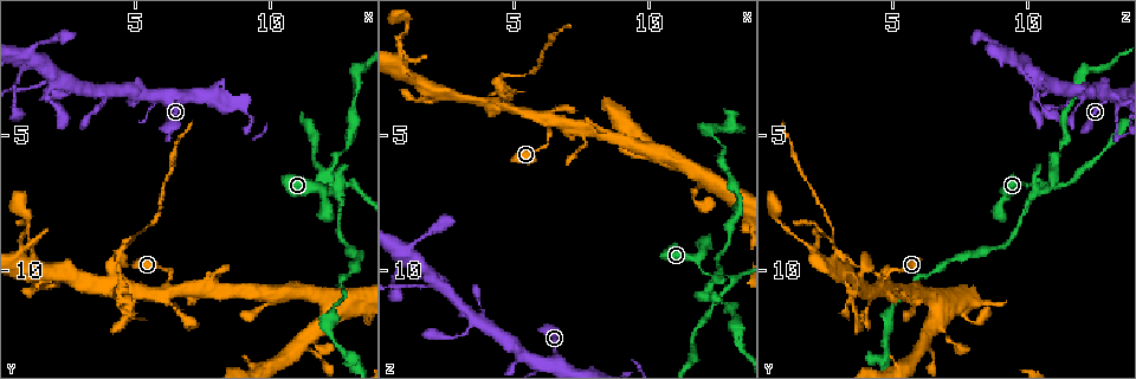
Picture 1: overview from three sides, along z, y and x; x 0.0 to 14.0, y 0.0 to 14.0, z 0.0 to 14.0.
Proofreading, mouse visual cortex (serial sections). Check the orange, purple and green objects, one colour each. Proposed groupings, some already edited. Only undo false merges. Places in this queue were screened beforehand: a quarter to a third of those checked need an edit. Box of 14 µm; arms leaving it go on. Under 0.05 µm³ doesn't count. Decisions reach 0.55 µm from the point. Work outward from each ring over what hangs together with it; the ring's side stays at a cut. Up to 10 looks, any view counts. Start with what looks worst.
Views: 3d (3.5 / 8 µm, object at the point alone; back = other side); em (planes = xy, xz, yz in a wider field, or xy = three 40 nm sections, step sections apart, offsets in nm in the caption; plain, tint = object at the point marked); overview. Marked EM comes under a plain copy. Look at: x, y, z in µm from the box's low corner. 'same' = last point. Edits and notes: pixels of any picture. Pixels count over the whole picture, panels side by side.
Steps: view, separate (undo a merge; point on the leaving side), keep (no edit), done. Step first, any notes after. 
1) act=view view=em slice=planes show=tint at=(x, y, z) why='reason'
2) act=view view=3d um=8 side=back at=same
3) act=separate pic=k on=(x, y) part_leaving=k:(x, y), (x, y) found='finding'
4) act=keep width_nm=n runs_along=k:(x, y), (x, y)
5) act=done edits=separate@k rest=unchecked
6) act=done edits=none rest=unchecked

act=view view=3d um=3.5 at=(12.5, 6.9, 10.3) why='four arms meet'

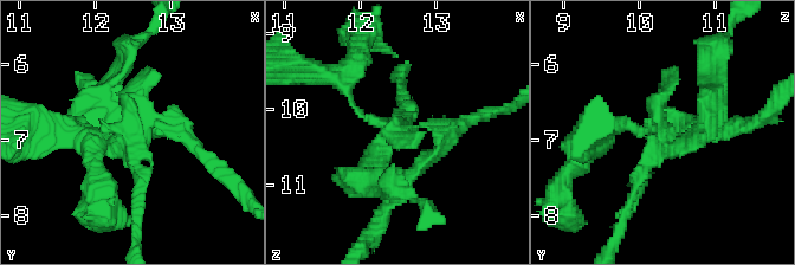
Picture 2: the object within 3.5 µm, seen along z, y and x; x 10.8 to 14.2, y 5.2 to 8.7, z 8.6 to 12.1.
act=view view=em slice=xy step=2 show=tint at=(12.55, 7.00, 10.35) why='shape alone is not enough'

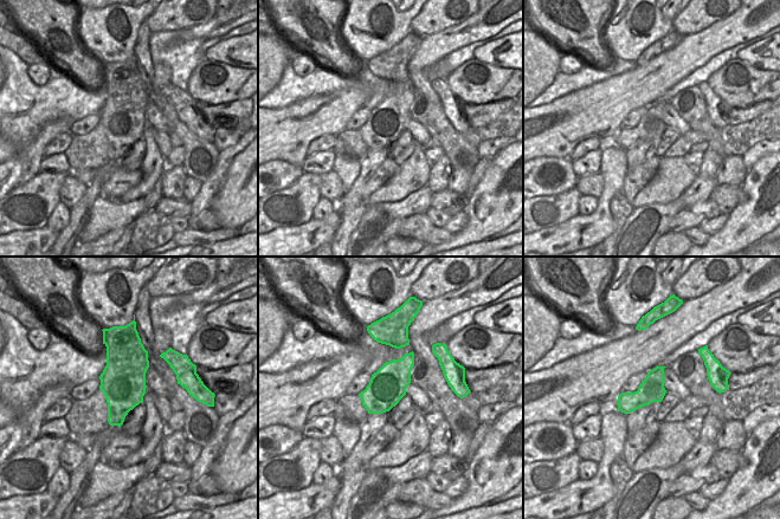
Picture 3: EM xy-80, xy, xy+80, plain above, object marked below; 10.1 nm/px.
act=separate pic=2 on=(415, 168) found='a second cell is stuck on'

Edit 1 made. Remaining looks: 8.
act=view view=overview

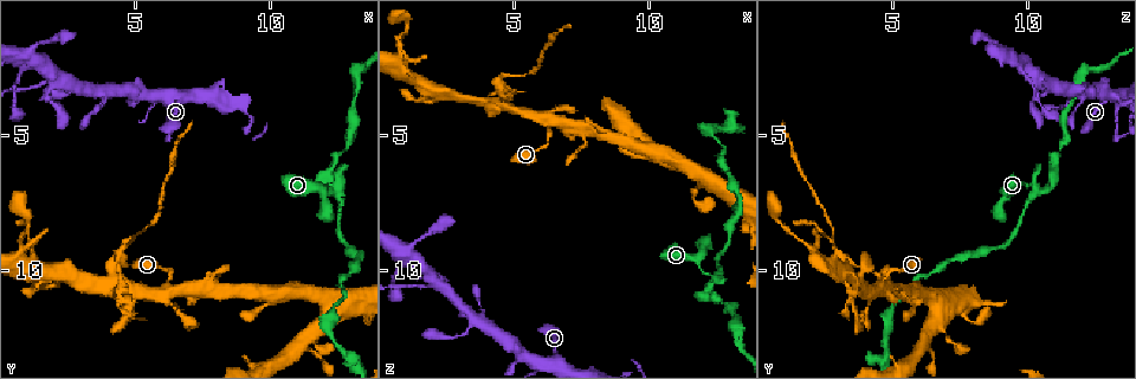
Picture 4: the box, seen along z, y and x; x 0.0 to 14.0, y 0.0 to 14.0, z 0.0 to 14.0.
act=view view=3d um=8 at=(6.3, 10.6, 4.6) why='four-way junction'

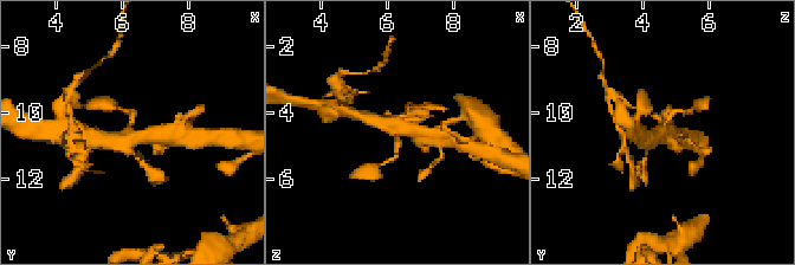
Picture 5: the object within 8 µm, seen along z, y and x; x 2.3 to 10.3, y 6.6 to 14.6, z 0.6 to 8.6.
act=view view=3d um=3.5 at=(6.3, 10.7, 4.6)

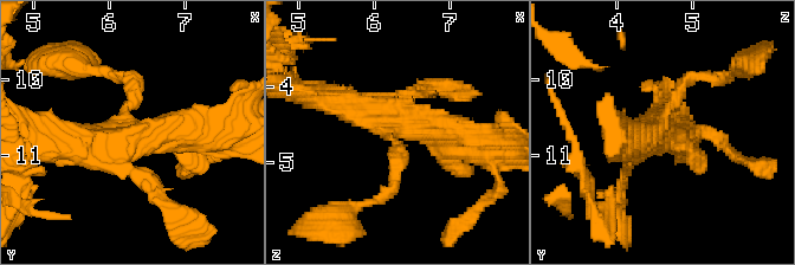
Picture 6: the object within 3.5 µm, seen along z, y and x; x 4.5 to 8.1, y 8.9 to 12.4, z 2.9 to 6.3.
act=keep arm_widths_nm=150,200,400,400 runs_along=6:(129, 76), (136, 134), (202, 134) found='one cell here'

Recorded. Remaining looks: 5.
act=view view=3d um=8 at=(2.0, 2.9, 10.3) why='sudden change in width'

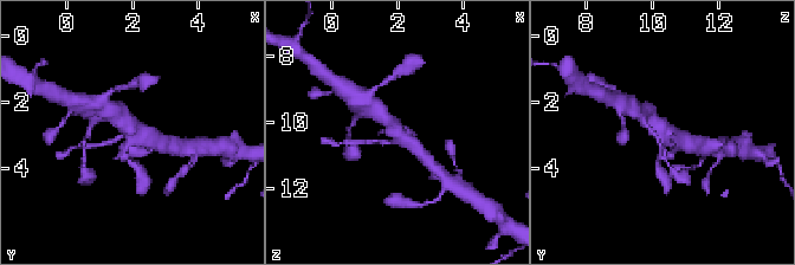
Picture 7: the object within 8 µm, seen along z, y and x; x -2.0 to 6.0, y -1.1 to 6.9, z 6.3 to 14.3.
act=view view=3d um=3.5 at=(2.0, 2.8, 10.4)

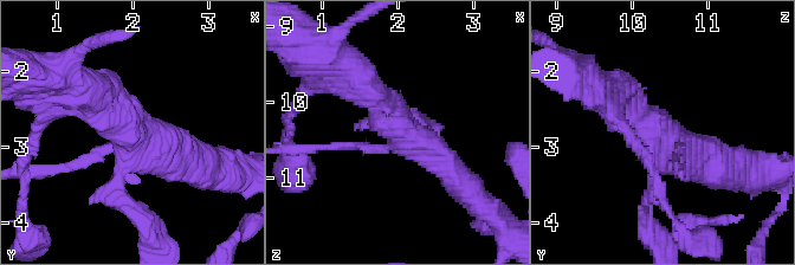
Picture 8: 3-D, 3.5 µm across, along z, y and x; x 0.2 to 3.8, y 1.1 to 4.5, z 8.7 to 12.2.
act=view view=em slice=xy step=5 show=tint at=(2.05, 2.85, 10.35) arms=4 arm_widths_nm=150,150,350,400

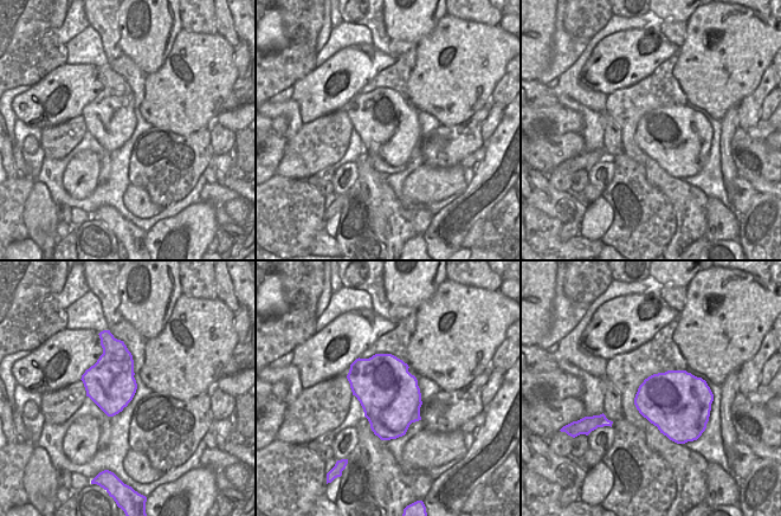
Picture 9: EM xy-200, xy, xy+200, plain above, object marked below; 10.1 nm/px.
act=keep runs_along=8:(458, 179), (356, 79) found='all the same cell'

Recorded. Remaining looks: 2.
act=view view=3d um=3.5 at=(13.3, 2.5, 12.5) why='calibre changes'

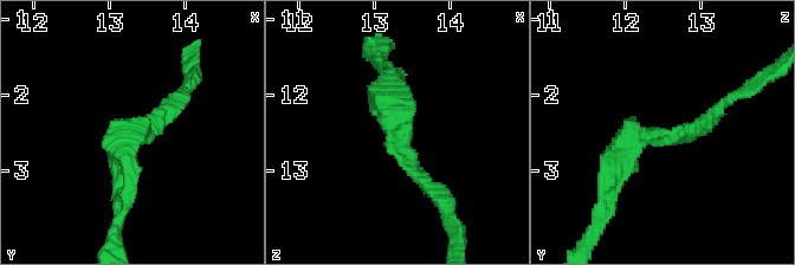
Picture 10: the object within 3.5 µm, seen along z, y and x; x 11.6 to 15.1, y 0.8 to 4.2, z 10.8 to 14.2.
act=view view=em slice=xy step=5 show=tint at=(13.20, 2.50, 12.40) arm_widths_nm=150,250 why='need the tissue'

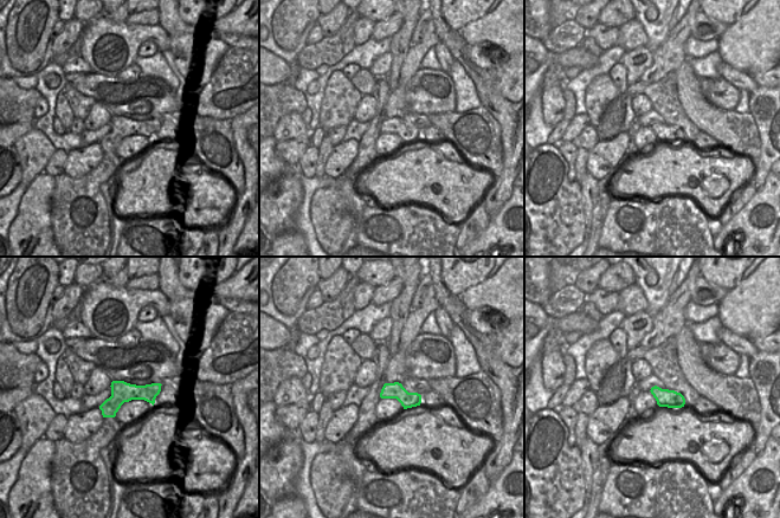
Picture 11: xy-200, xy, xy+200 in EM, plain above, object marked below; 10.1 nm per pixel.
act=keep found='all the same cell'

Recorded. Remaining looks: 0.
act=done edits=separate@2 rest=unchecked

